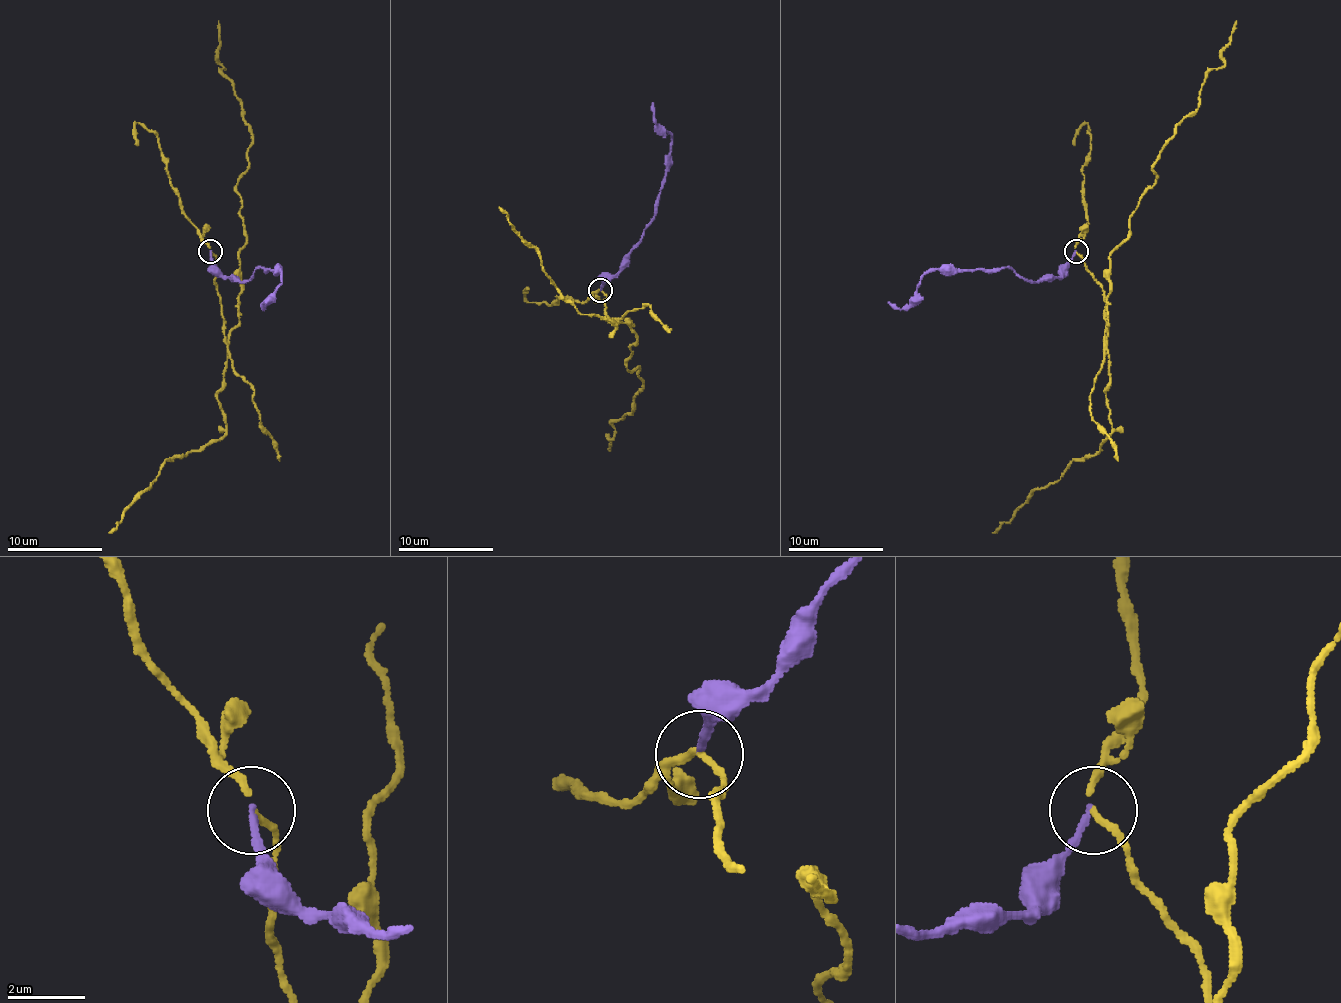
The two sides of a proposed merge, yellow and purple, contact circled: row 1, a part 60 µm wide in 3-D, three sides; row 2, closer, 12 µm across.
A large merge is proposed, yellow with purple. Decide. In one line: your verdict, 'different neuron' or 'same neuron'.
different neuron

